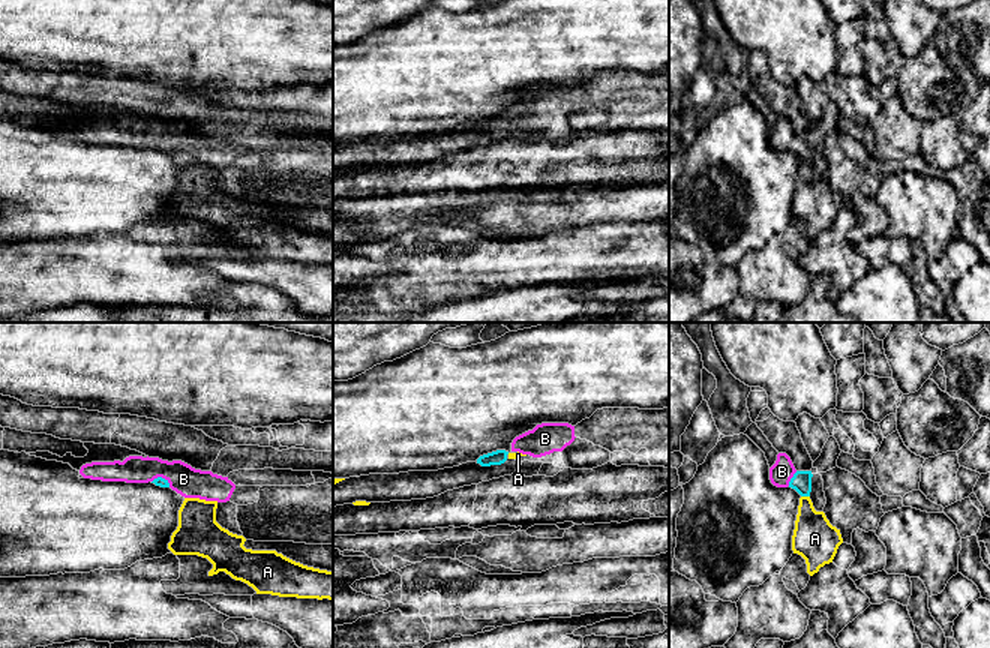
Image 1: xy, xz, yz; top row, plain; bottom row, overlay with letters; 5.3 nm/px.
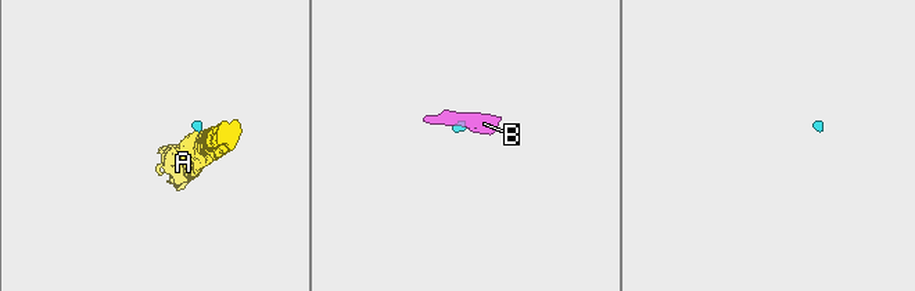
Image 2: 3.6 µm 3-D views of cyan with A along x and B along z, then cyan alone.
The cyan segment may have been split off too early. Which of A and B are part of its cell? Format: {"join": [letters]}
{"join": ["B"]}

